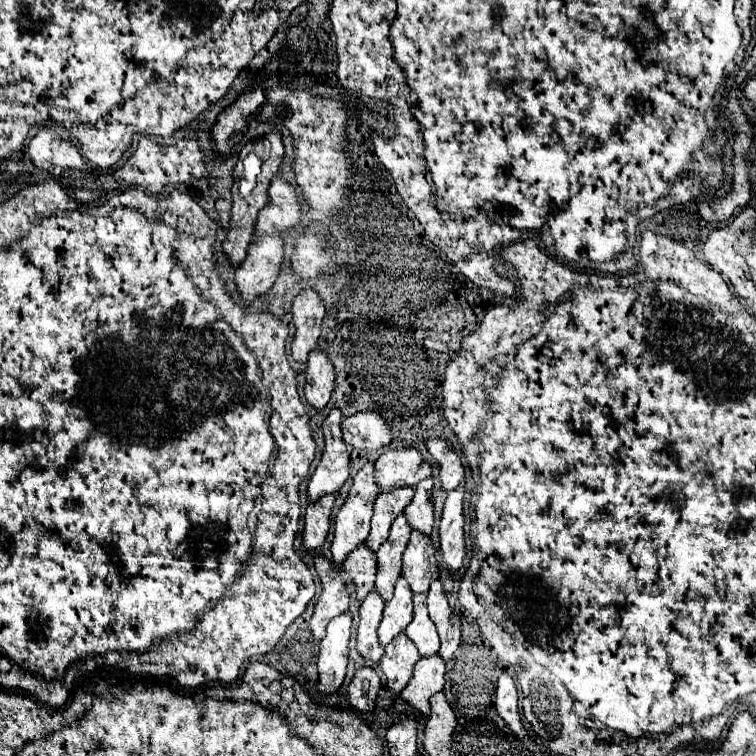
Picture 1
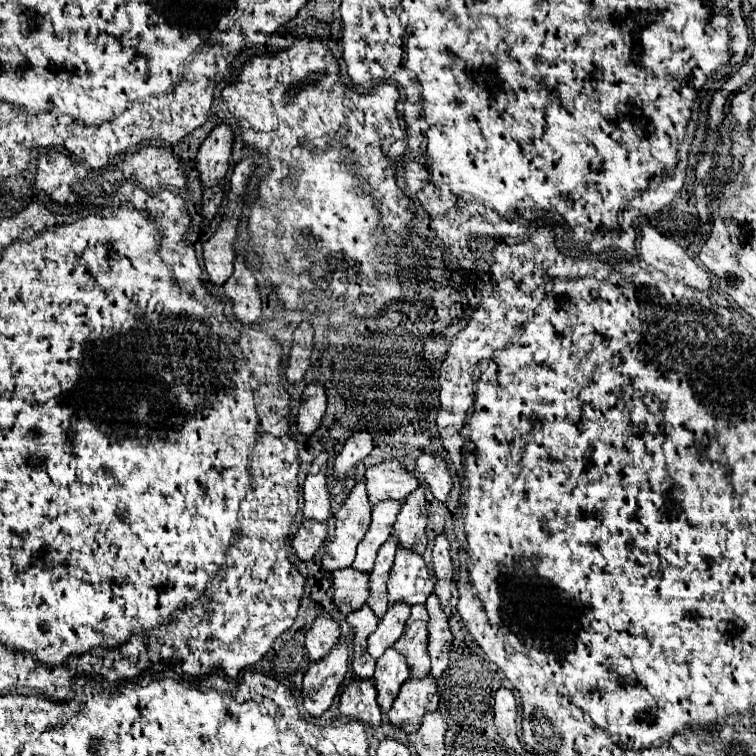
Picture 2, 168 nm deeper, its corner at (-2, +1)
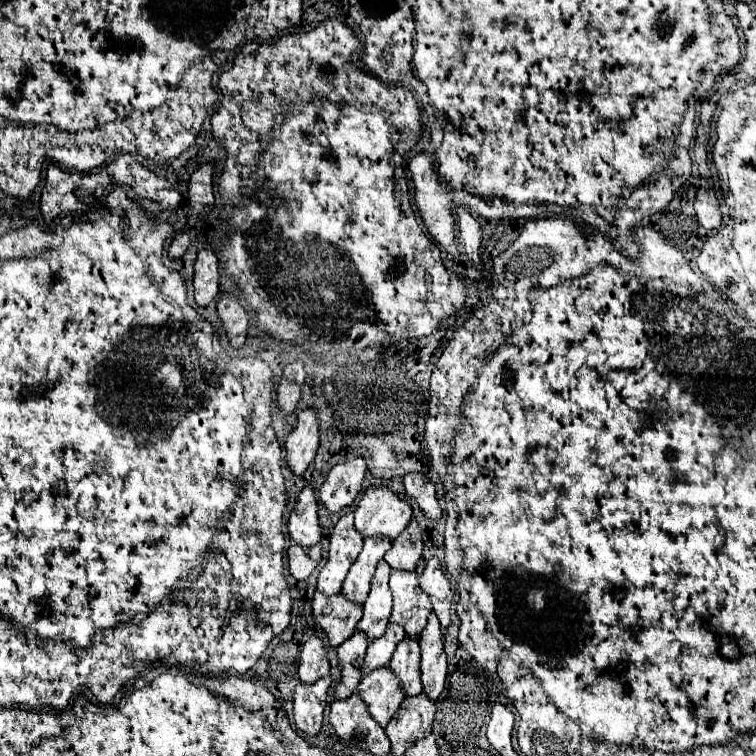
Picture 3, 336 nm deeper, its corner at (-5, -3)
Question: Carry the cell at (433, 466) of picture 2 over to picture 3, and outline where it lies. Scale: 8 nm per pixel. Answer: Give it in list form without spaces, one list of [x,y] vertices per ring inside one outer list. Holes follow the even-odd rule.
[[[409,472],[403,476],[403,484],[405,484],[405,494],[419,504],[419,508],[425,512],[427,518],[431,520],[441,518],[437,490],[431,478],[427,478],[423,472]]]

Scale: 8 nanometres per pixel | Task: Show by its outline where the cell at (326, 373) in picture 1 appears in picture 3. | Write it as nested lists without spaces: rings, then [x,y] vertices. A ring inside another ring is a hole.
[[[303,408],[295,430],[287,436],[287,464],[295,474],[303,474],[315,458],[319,446],[319,418],[315,408]]]

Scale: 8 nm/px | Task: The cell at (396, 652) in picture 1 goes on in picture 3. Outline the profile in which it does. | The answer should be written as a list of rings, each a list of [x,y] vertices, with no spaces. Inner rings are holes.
[[[381,666],[373,670],[371,674],[363,676],[359,688],[363,692],[363,700],[367,702],[367,708],[371,716],[385,728],[391,716],[397,712],[399,704],[403,702],[403,684],[399,676],[389,668]]]

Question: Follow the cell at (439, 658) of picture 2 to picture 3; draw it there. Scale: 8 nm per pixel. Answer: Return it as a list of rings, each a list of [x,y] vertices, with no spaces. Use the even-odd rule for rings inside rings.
[[[431,612],[427,626],[419,634],[419,644],[421,644],[423,690],[435,700],[443,692],[448,667],[447,654],[443,650],[441,624],[439,624],[435,612]]]

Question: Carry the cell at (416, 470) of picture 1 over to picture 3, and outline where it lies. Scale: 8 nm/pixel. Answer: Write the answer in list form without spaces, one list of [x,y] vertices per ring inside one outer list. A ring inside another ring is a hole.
[[[379,484],[369,486],[355,508],[355,528],[363,536],[387,536],[395,540],[399,532],[407,526],[411,520],[413,510],[407,502],[401,500],[401,496]]]

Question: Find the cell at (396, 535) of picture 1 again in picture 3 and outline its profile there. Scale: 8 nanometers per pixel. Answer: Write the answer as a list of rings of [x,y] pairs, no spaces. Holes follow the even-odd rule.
[[[385,560],[377,564],[375,576],[371,580],[369,596],[363,604],[363,618],[357,630],[367,632],[369,640],[383,636],[391,616],[391,590],[389,590],[389,566]]]

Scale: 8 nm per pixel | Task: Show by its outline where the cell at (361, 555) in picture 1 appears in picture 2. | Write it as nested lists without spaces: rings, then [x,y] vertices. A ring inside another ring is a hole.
[[[354,568],[332,572],[332,586],[332,602],[344,616],[362,608],[368,598],[368,574],[362,574]]]

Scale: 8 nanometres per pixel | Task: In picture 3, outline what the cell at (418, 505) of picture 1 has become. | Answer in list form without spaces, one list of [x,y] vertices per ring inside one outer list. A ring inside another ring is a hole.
[[[413,518],[407,524],[407,528],[395,538],[391,550],[385,554],[385,562],[391,568],[415,570],[421,556],[423,556],[423,528]]]

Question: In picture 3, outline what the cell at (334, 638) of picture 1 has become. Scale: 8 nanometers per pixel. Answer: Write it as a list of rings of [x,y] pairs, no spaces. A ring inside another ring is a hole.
[[[325,676],[313,684],[299,682],[293,694],[293,714],[297,730],[305,734],[317,734],[321,730],[323,712],[327,706],[329,688],[333,686],[333,678]]]

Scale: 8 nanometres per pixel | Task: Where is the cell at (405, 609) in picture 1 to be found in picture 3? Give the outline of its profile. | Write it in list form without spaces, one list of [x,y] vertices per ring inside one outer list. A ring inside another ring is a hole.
[[[389,624],[389,628],[385,630],[385,634],[377,640],[371,640],[369,642],[369,648],[367,648],[367,656],[365,656],[365,662],[363,662],[363,674],[375,670],[375,668],[381,668],[385,664],[389,664],[391,656],[393,656],[393,650],[395,646],[405,638],[405,632],[399,624]]]

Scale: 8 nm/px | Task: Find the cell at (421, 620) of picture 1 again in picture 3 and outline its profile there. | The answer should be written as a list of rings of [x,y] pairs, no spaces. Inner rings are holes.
[[[407,636],[401,644],[397,644],[397,650],[393,652],[389,666],[401,678],[405,694],[423,692],[419,660],[421,660],[421,656],[419,656],[419,638],[417,636],[413,636],[413,638]]]

